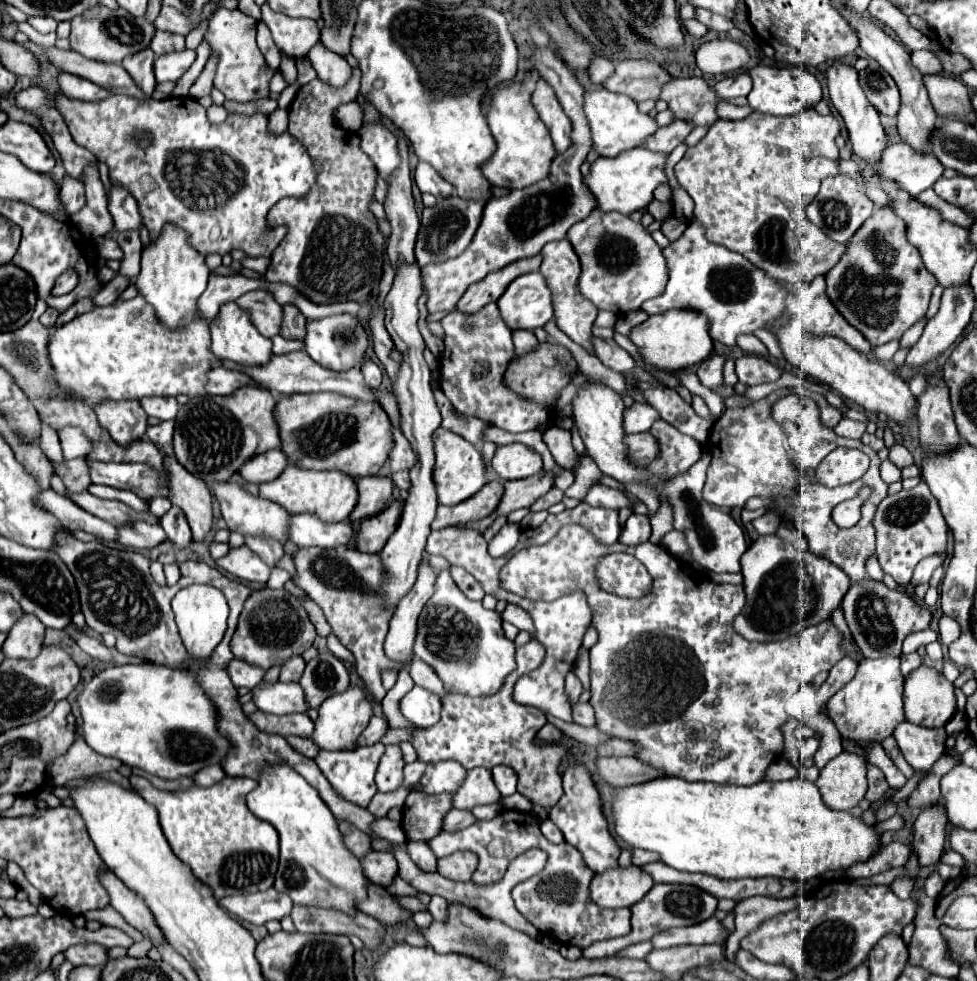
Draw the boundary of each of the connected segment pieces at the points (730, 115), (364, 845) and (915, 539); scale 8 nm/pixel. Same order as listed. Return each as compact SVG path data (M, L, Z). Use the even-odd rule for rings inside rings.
M719 100L717 110L719 110L719 118L723 120L743 120L745 116L751 114L749 106L733 106L733 104L727 104L725 100Z
M351 824L341 826L341 836L343 836L343 844L347 846L347 850L353 852L353 856L357 858L361 858L363 854L371 850L371 838L365 836L365 832L353 828Z
M923 480L911 490L901 490L881 500L873 516L873 528L877 536L877 560L883 572L893 576L899 586L909 584L919 560L947 550L947 522L939 510L937 500L931 496L931 490Z

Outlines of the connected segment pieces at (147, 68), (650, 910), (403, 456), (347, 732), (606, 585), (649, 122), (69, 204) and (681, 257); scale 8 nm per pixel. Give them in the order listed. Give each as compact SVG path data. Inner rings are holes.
M151 48L147 50L141 50L139 54L131 54L127 56L121 64L123 68L129 72L129 76L133 78L133 82L147 94L151 96L155 92L155 86L157 86L157 80L153 76L153 60L155 60L155 54L151 52Z
M655 884L647 896L631 906L631 934L627 936L598 941L582 950L582 956L587 959L610 957L617 954L623 948L635 942L645 942L659 930L675 928L675 926L693 926L699 924L707 918L711 918L717 910L719 900L705 890L699 890L695 886L685 886L685 884Z
M393 426L393 438L395 438L395 448L391 450L389 460L387 460L389 472L391 474L395 474L399 470L407 470L409 472L413 468L413 464L415 464L417 458L413 454L411 446L407 444L407 438L403 436L403 432L397 426Z
M351 684L347 688L347 692L331 696L323 702L323 706L319 708L319 718L315 722L313 740L323 750L353 750L359 734L367 728L367 724L373 716L373 706L375 704L363 686Z
M605 554L595 568L597 584L617 596L639 598L649 592L651 578L645 566L629 554Z
M589 90L583 94L583 112L587 116L587 122L591 126L591 136L593 136L593 150L599 156L617 156L625 150L631 150L643 140L657 130L657 122L649 114L641 114L637 110L637 104L623 94L609 92L609 90Z
M65 176L63 186L59 190L59 200L63 202L63 208L67 210L67 214L73 216L85 204L85 188L83 188L83 184L69 178L69 176Z
M693 220L689 222L685 234L663 250L669 268L669 282L665 292L643 302L641 310L647 314L661 314L671 308L703 312L709 318L709 336L731 348L735 346L737 336L755 334L755 330L771 328L777 320L781 320L787 310L789 292L775 280L767 278L747 258L707 240L705 234L707 230L699 224L699 220Z

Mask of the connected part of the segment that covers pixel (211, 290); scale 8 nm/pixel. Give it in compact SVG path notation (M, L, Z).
M241 274L233 276L209 276L209 286L199 298L199 312L203 320L211 322L217 314L223 302L233 300L233 296L243 296L247 292L259 290L261 282L253 278L245 278Z

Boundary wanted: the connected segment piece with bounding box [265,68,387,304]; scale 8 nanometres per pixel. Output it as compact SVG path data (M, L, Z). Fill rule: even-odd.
M357 68L353 70L349 84L341 90L335 90L321 80L313 80L299 88L297 98L289 106L289 134L305 144L305 148L321 168L321 178L317 188L311 190L309 196L301 200L283 198L271 208L269 216L281 216L283 222L289 226L289 234L285 236L281 246L273 252L265 278L269 282L281 282L293 286L301 296L305 296L315 304L333 304L333 302L347 302L347 300L365 302L375 292L383 276L387 240L379 230L377 218L369 210L369 204L375 198L377 168L375 164L371 164L371 158L361 150L359 136L355 132L341 128L333 114L337 106L359 100L359 82L361 82L361 70Z

